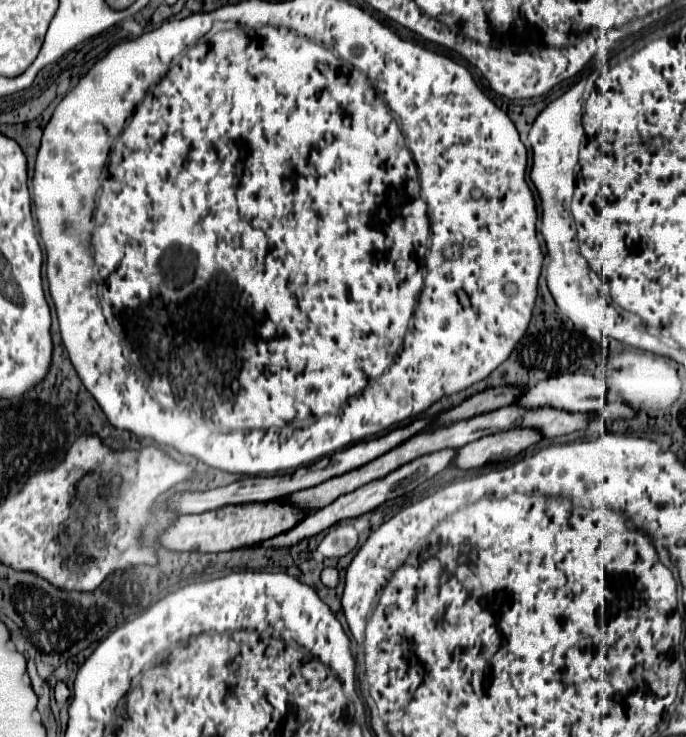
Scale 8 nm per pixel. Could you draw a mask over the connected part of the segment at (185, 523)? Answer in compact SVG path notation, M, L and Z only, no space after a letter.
M270 501L270 503L242 503L226 505L198 515L182 515L160 535L160 543L172 551L232 551L238 547L260 545L276 535L282 535L296 527L306 517L306 511L288 503L288 501Z

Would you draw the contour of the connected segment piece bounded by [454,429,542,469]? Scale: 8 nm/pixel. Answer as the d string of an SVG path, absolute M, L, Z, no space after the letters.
M512 429L496 435L482 437L458 449L454 465L460 469L476 469L494 461L508 461L522 453L526 447L542 439L538 429Z

